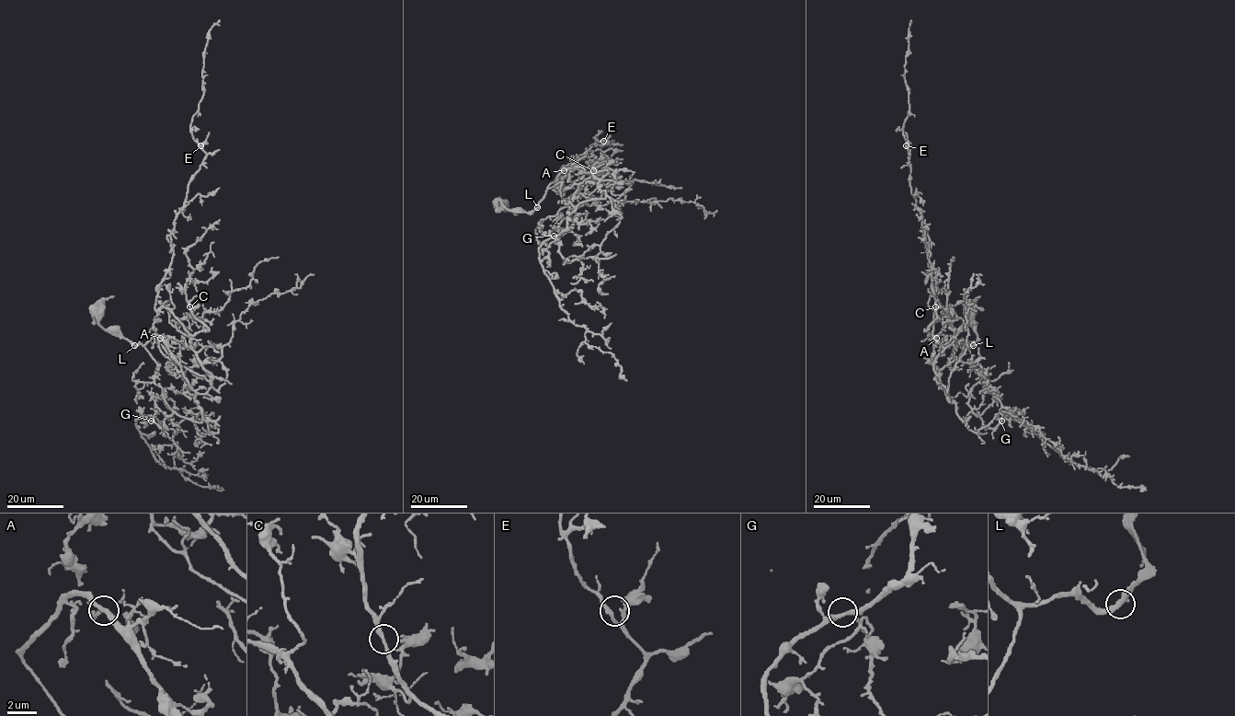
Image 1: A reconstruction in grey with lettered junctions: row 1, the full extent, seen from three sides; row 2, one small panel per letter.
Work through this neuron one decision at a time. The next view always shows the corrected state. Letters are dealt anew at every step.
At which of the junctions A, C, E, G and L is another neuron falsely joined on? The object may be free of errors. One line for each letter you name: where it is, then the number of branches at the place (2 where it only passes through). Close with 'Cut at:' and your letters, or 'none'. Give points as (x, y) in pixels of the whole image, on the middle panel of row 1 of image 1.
Cut at: none

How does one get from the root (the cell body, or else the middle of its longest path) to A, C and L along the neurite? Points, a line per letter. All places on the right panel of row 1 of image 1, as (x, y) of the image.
A: (968, 308), (977, 337), (971, 345), (953, 345), (943, 335), (935, 338)
C: (968, 308), (977, 340), (934, 342), (945, 393), (933, 368), (941, 346), (927, 331), (935, 306)
L: (968, 308), (977, 337), (973, 345)

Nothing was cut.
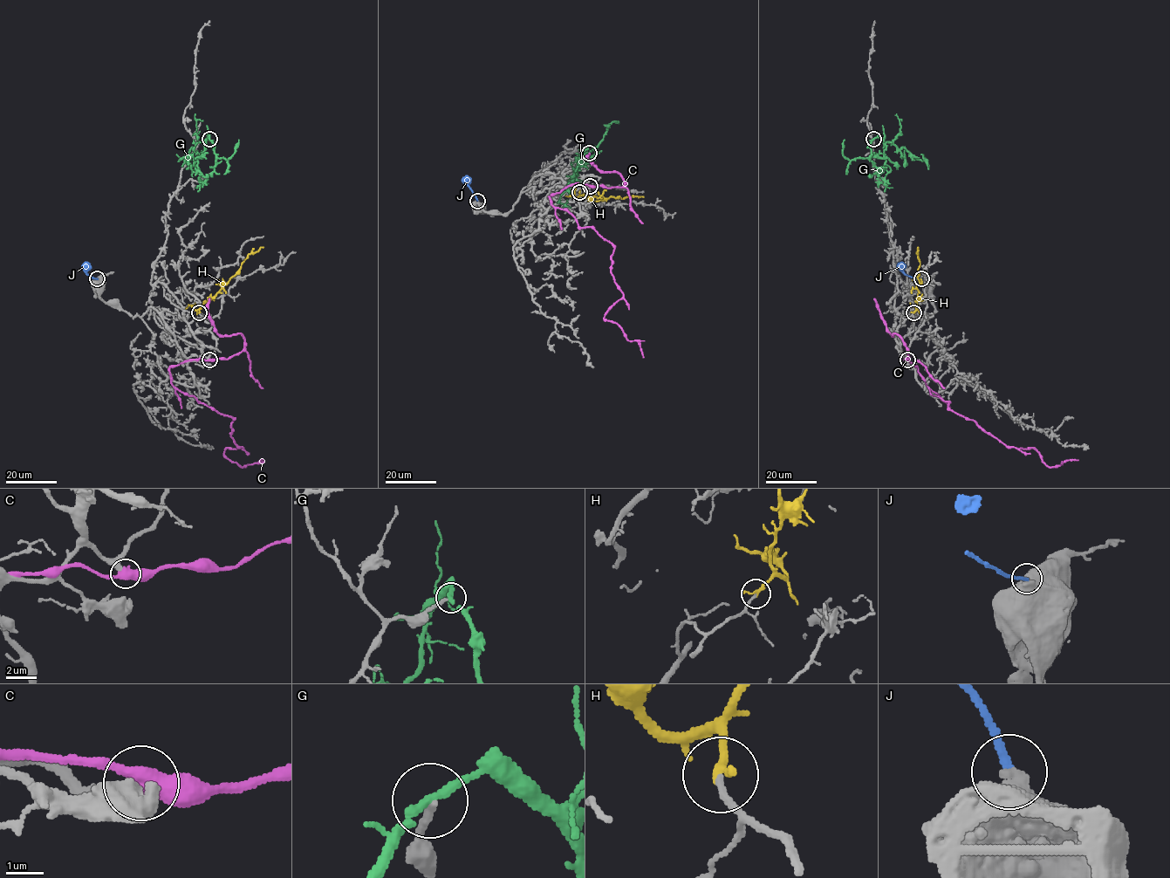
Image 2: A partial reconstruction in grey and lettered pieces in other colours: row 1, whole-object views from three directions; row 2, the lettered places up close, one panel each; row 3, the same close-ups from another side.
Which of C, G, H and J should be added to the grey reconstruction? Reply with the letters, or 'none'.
H

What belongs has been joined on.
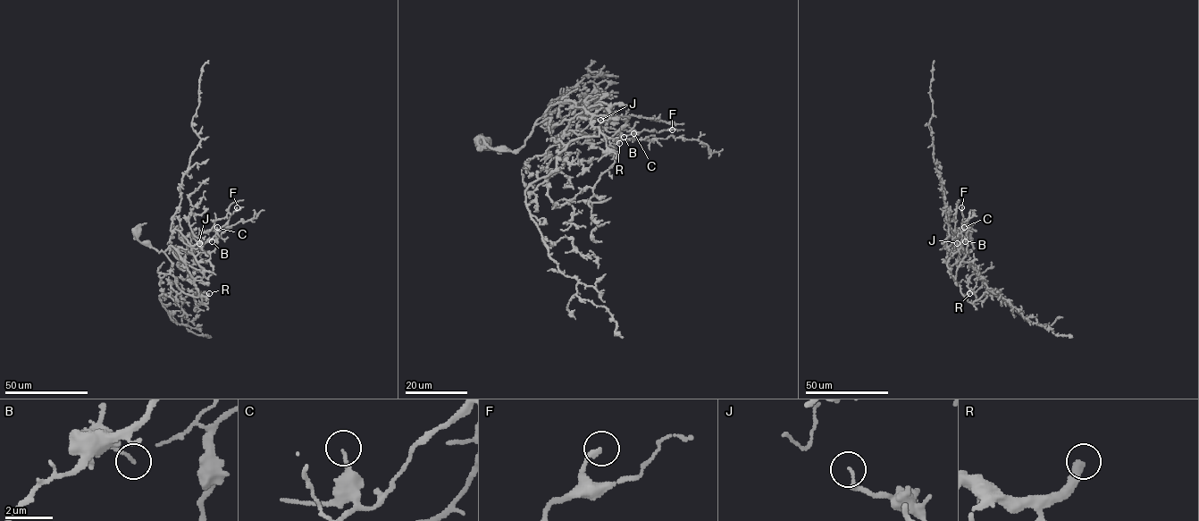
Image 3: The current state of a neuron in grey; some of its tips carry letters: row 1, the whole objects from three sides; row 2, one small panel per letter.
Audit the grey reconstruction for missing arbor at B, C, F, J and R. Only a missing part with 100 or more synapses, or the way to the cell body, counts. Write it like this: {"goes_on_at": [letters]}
{"goes_on_at": ["R"]}

